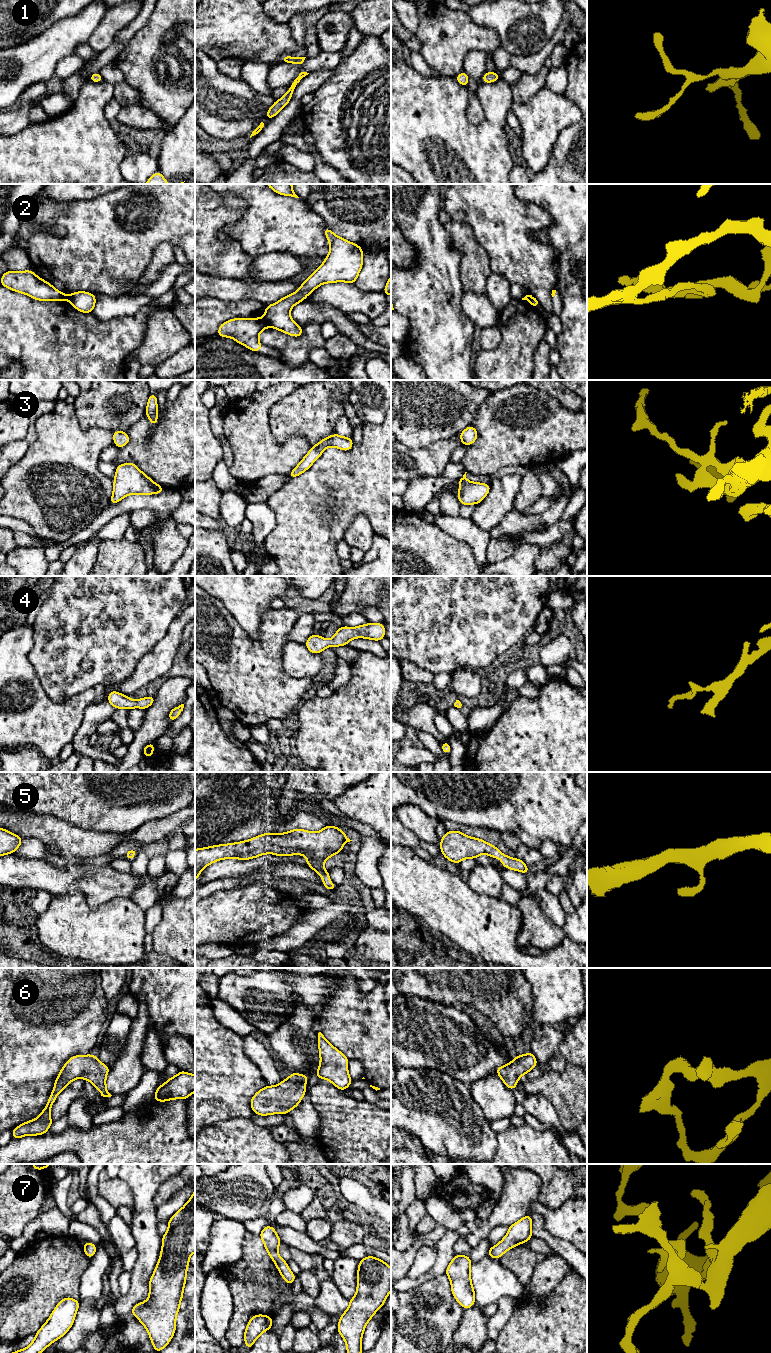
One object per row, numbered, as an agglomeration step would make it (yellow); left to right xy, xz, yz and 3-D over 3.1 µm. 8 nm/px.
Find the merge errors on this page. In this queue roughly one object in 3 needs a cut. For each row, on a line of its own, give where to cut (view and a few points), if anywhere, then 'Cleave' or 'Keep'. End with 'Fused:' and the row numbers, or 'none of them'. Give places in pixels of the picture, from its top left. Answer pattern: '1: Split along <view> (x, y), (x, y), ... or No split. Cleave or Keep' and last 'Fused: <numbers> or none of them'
1: No split. Keep
2: Split along xz (263, 318), (268, 325). Cleave
3: No split. Keep
4: No split. Keep
5: No split. Keep
6: No split. Keep
7: No split. Keep
Fused: 2

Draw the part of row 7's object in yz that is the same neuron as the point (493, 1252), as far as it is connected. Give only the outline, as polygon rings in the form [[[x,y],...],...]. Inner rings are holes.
[[[528,1214],[510,1225],[506,1236],[497,1245],[490,1247],[487,1255],[499,1259],[506,1251],[533,1238],[531,1231],[532,1217]]]

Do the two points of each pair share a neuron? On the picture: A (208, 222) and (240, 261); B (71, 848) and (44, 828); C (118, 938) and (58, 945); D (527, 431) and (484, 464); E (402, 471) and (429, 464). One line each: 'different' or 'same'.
A: same
B: same
C: same
D: same
E: same

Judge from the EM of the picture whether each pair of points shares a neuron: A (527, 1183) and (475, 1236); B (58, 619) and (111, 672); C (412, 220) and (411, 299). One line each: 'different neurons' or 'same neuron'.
A: same neuron
B: same neuron
C: same neuron

